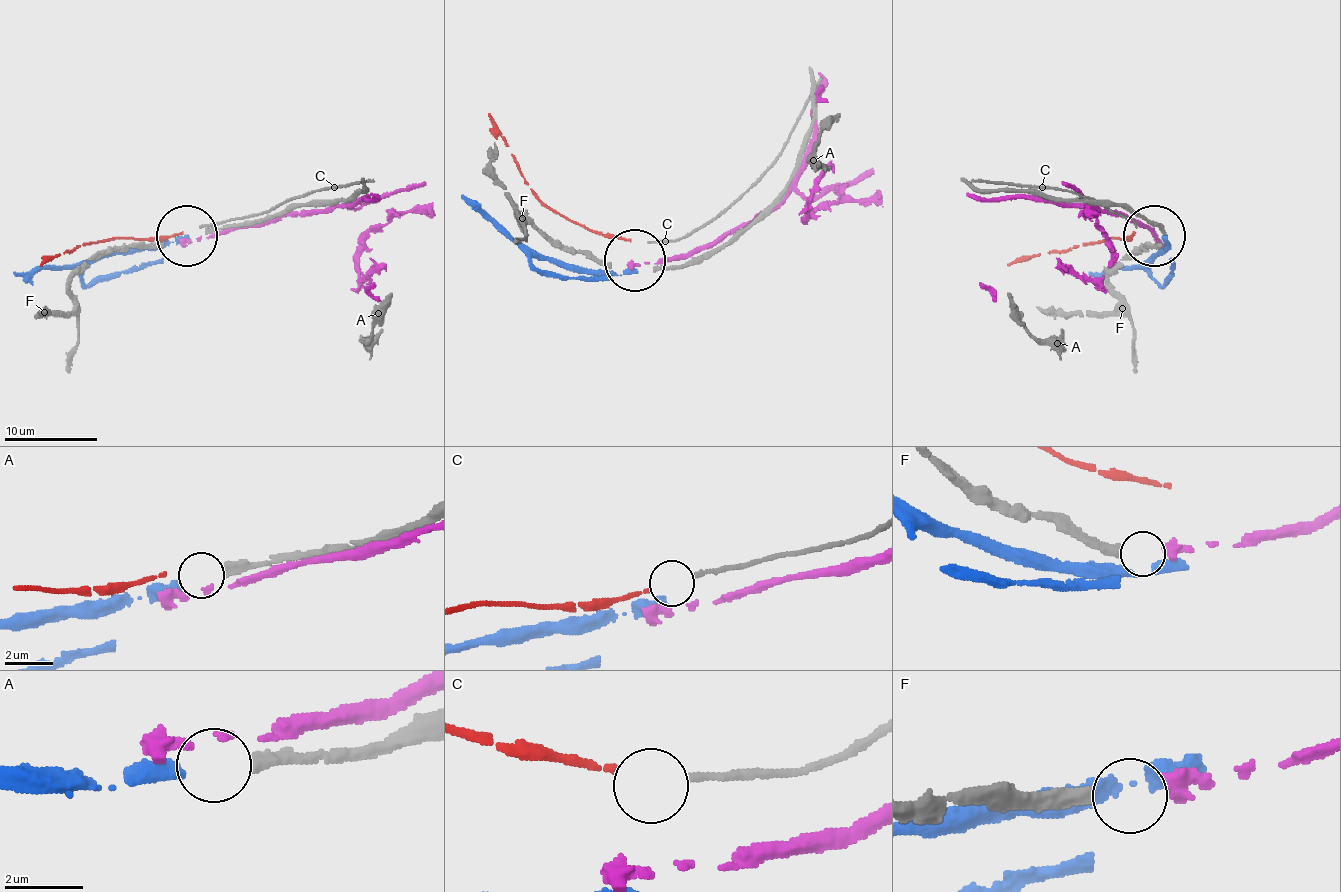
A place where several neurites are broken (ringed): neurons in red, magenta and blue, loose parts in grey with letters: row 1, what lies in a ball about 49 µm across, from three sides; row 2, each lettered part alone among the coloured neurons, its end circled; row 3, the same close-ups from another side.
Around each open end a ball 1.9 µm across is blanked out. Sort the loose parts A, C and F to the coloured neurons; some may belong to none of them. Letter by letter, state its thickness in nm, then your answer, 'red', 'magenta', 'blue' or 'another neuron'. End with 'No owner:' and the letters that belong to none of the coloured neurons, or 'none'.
A: 400 nm | blue
C: 150 nm | red
F: 420 nm | magenta
No owner: none

